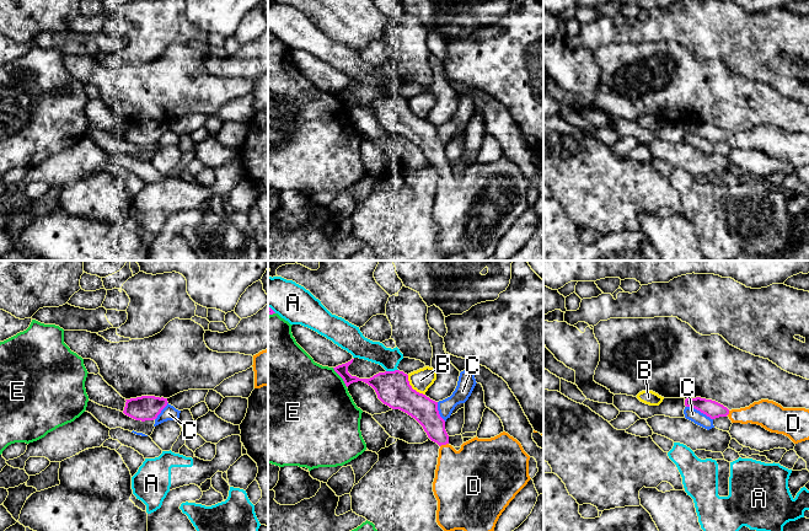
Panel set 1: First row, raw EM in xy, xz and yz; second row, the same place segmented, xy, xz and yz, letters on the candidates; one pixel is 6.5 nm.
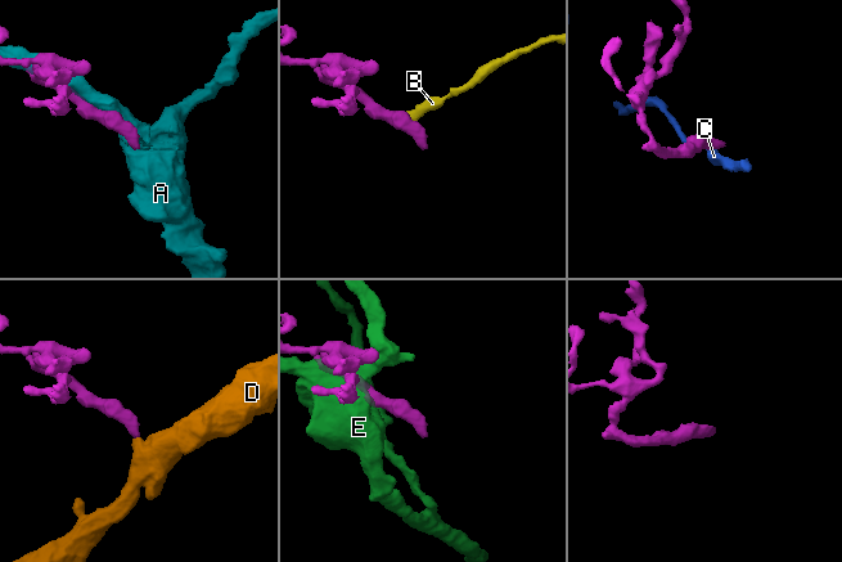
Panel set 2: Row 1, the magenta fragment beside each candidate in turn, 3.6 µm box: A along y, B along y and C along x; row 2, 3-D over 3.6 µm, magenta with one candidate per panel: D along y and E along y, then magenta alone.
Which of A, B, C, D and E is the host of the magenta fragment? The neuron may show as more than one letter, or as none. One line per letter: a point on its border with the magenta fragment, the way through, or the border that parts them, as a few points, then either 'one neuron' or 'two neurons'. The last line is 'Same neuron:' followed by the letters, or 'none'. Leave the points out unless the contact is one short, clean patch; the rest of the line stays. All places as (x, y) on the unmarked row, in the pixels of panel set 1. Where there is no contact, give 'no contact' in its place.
A: meets magenta in xz at (391, 96); two neurons
B: meets magenta in xz at (411, 112); two neurons
C: meets magenta in yz at (700, 135); border along yz (686, 130), (698, 134), (712, 144); two neurons
D: meets magenta in xz at (444, 169); runs through xz (426, 137), (444, 169), (450, 187), (462, 202); one neuron
E: meets magenta in xz at (341, 101); two neurons
Same neuron: D

